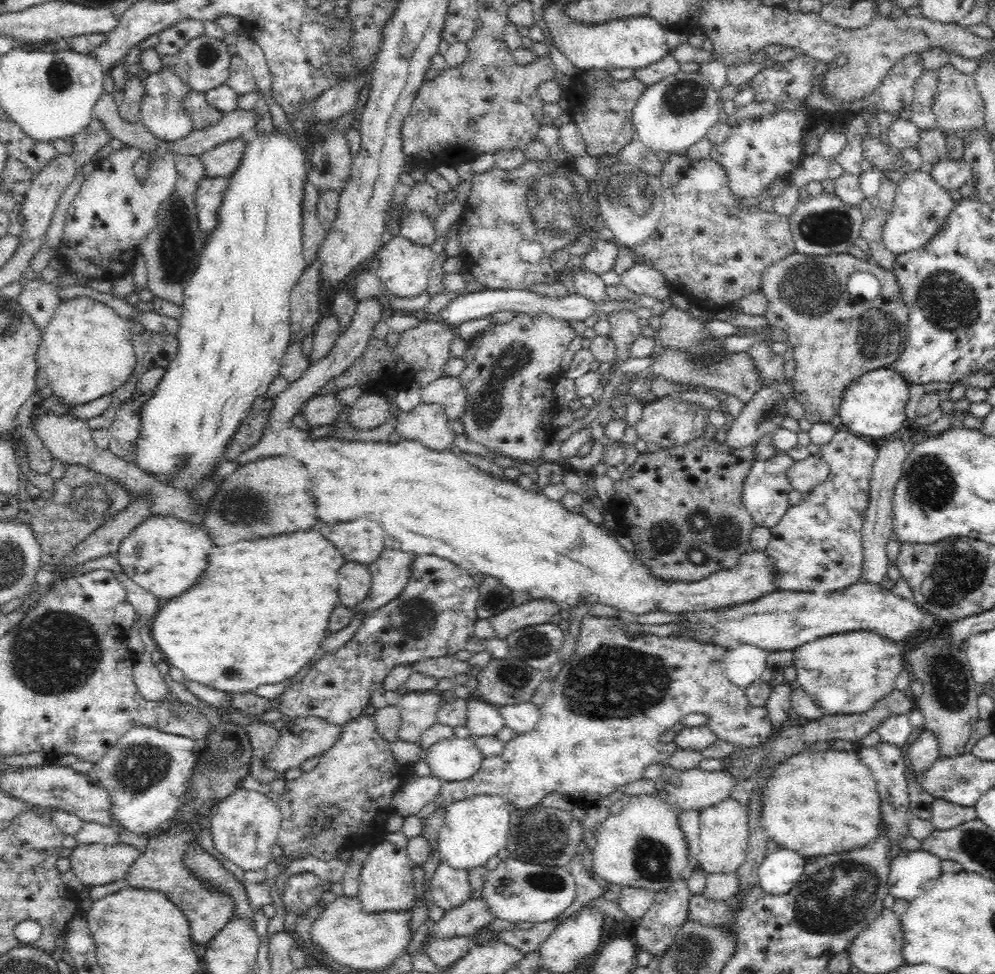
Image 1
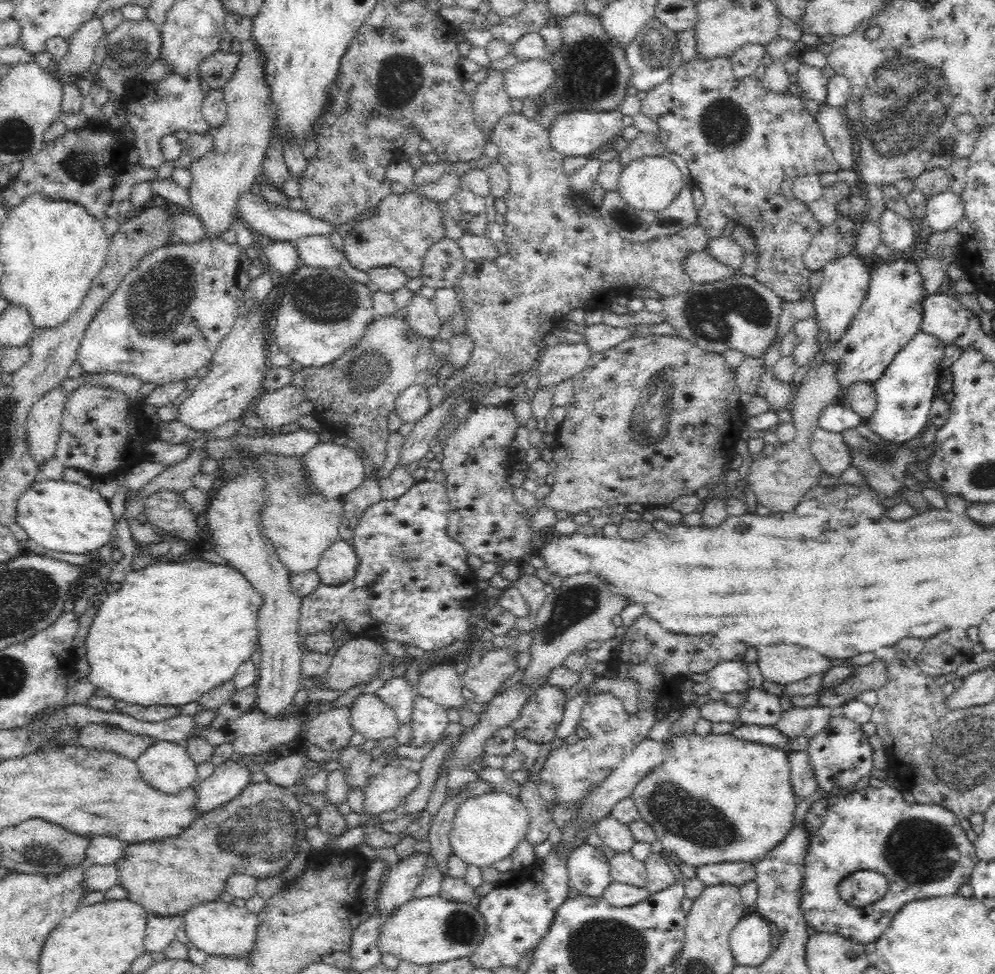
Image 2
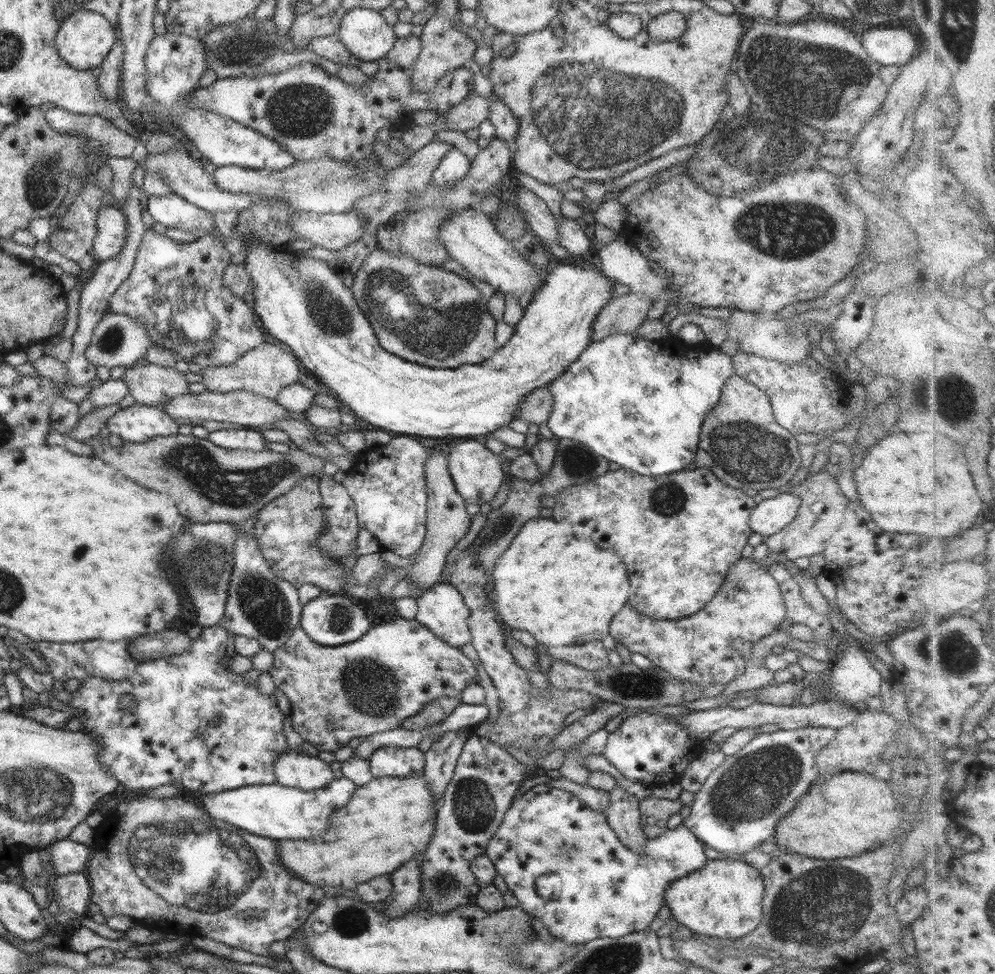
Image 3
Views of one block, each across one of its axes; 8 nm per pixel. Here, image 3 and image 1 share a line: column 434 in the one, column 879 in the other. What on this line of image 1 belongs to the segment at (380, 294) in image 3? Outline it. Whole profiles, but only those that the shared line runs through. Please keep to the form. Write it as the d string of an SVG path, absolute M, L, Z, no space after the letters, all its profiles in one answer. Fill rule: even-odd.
M794 251L793 253L787 254L783 259L778 260L778 262L771 264L763 272L759 290L764 295L767 302L766 312L764 312L763 317L768 321L768 326L783 330L788 335L787 347L792 348L793 359L795 362L795 374L792 379L794 393L792 394L792 397L802 404L802 408L805 412L804 417L811 423L829 423L830 419L838 414L843 392L848 388L849 384L852 384L853 381L857 381L865 372L870 372L877 368L890 367L903 351L907 335L908 307L904 304L904 299L902 298L902 293L894 273L891 270L883 269L870 259L859 259L849 252L846 254L830 254L828 256L812 256L803 255ZM860 270L872 273L872 275L880 281L881 289L874 300L862 302L859 299L853 299L848 292L847 280L849 279L849 276L853 272Z

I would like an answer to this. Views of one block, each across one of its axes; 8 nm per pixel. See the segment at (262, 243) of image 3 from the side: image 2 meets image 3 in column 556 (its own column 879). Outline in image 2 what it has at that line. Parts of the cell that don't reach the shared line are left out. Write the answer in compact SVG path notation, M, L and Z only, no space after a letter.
M896 255L891 261L873 267L870 273L868 294L862 301L848 331L838 342L820 351L824 363L836 363L836 379L844 392L855 382L873 384L884 374L897 352L921 332L922 302L926 298L924 279L918 267L905 255Z

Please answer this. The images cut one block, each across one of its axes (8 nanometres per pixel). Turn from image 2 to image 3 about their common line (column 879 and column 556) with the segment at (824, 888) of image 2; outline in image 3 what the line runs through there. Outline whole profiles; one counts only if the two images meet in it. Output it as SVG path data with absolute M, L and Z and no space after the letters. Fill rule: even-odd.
M550 784L535 785L519 799L513 800L506 811L502 824L490 838L486 855L494 863L497 874L504 878L509 890L516 896L519 906L536 920L540 920L558 940L566 944L584 944L594 939L620 938L647 929L658 916L665 902L665 892L674 880L688 876L704 868L707 862L704 843L698 840L684 824L666 830L654 838L646 836L644 856L634 854L626 848L616 832L600 812L584 805L572 794L552 787ZM570 872L582 880L584 896L580 900L570 900L570 906L558 906L558 900L544 900L536 894L536 878L546 873Z

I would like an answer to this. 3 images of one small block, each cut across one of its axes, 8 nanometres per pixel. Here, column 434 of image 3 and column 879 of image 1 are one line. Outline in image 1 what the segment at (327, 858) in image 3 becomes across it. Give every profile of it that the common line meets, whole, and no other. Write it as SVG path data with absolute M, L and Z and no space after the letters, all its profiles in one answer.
M801 750L777 764L764 785L761 823L769 840L804 858L856 850L879 833L880 798L856 750Z

